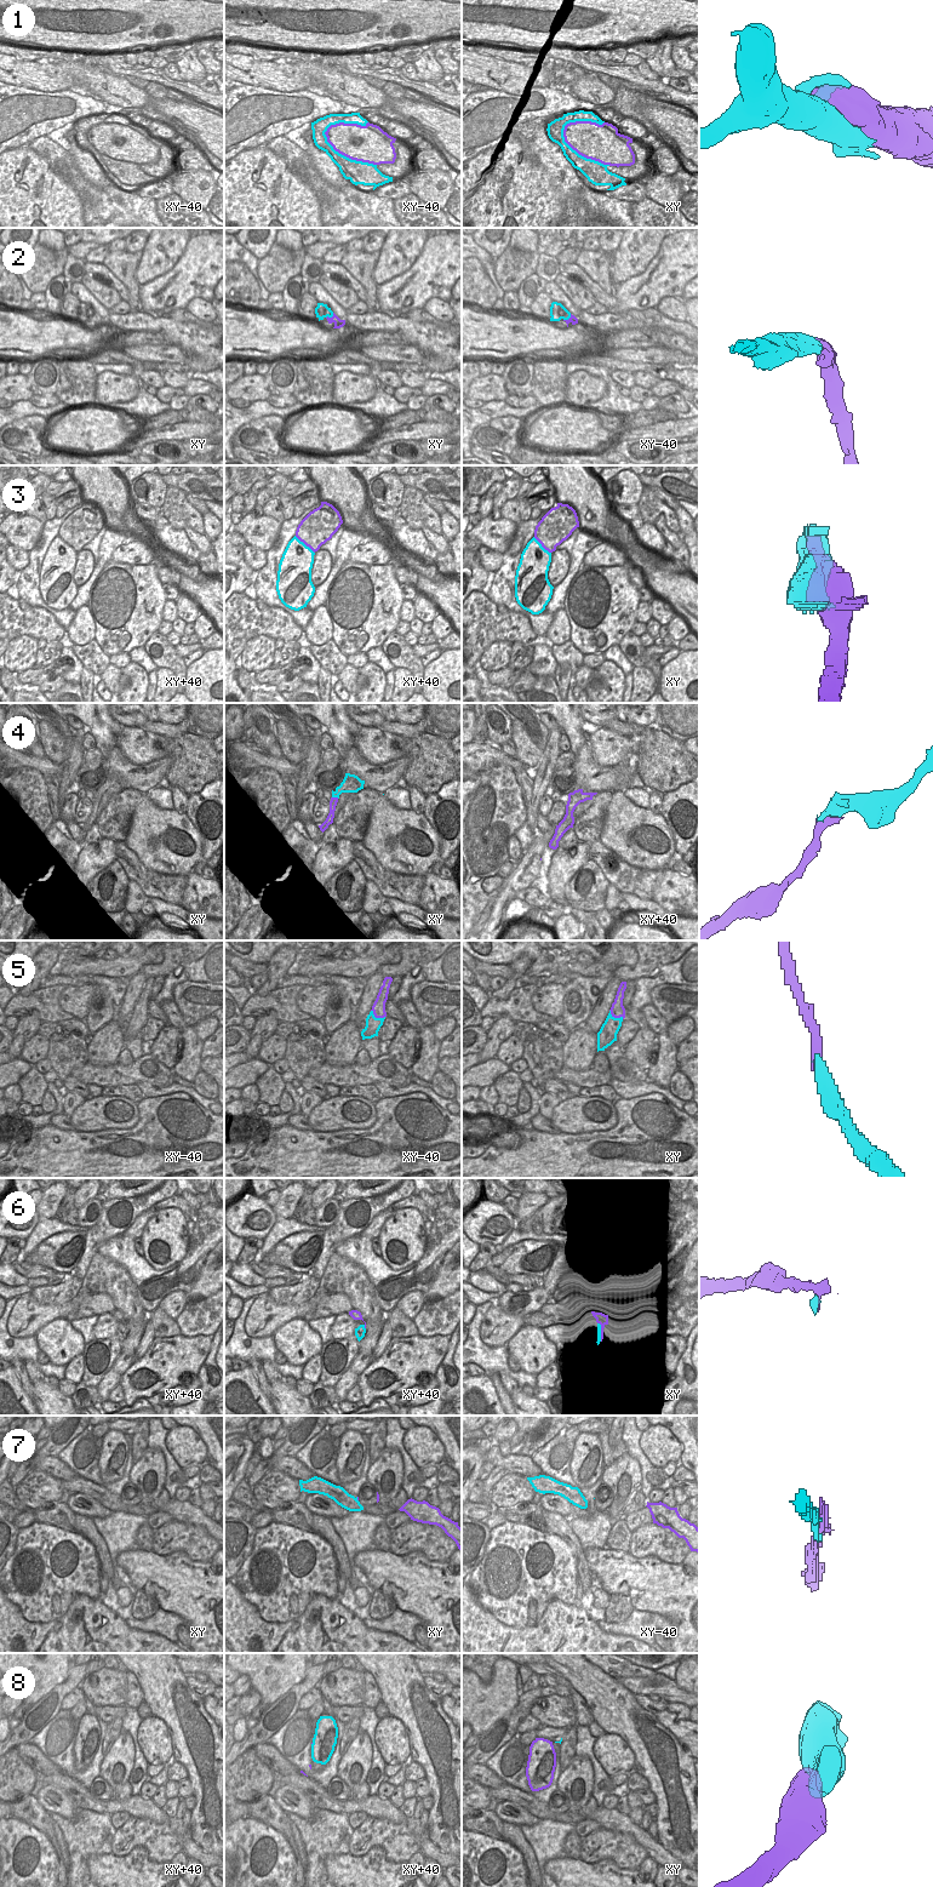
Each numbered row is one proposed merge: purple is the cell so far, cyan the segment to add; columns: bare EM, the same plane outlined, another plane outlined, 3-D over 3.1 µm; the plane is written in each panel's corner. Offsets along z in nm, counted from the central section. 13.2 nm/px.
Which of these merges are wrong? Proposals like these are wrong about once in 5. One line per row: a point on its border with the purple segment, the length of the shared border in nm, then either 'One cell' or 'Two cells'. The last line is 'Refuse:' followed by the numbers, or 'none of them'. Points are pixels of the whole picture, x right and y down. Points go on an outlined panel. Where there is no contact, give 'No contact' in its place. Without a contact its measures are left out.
1: Touches purple at xy-40 (345, 155). Shared border 850 nm. One cell
2: Touches purple at xy (330, 318). Shared border 130 nm. One cell
3: Touches purple at xy+40 (304, 543). Shared border 360 nm. One cell
4: Touches purple at xy (336, 798). Shared border 100 nm. One cell
5: Touches purple at xy (616, 1017). Shared border 220 nm. One cell
6: Touches purple at xy (601, 1332). Shared border 260 nm. Two cells
7: Touches purple at xy (358, 1499). Shared border 70 nm. One cell
8: No contact. One cell
Refuse: 6

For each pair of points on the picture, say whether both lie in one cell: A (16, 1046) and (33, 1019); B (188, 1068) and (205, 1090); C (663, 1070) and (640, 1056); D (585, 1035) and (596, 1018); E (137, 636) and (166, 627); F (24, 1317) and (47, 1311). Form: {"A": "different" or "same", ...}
{"A": "same", "B": "different", "C": "different", "D": "different", "E": "different", "F": "same"}

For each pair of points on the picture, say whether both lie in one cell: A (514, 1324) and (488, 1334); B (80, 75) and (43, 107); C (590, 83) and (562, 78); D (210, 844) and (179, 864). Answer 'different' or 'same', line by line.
A: same
B: different
C: same
D: different

